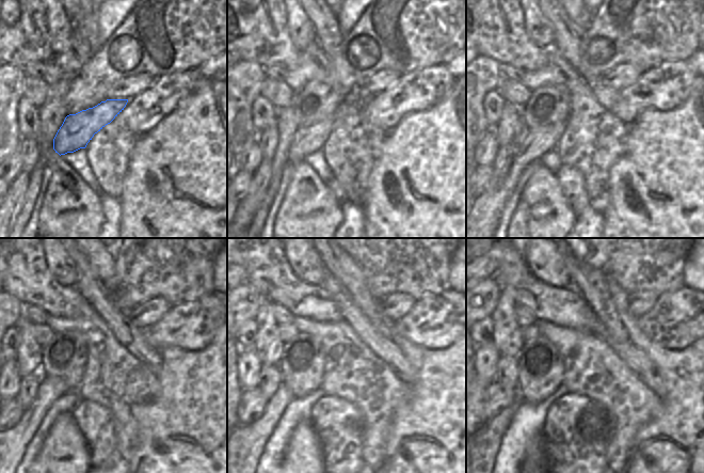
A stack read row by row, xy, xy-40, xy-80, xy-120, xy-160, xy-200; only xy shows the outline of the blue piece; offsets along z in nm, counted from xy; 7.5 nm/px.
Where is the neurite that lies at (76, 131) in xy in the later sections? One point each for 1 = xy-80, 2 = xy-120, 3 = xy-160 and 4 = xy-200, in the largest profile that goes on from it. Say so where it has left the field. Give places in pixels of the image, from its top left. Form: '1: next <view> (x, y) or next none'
1: next xy-80 (488, 208)
2: next xy-120 (10, 445)
3: next xy-160 (249, 441)
4: next xy-200 (488, 439)

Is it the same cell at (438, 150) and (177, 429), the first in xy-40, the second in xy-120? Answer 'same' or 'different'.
same

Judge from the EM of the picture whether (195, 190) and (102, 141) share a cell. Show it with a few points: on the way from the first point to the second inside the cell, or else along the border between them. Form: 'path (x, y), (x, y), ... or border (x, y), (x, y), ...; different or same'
border (139, 136), (124, 179); different

